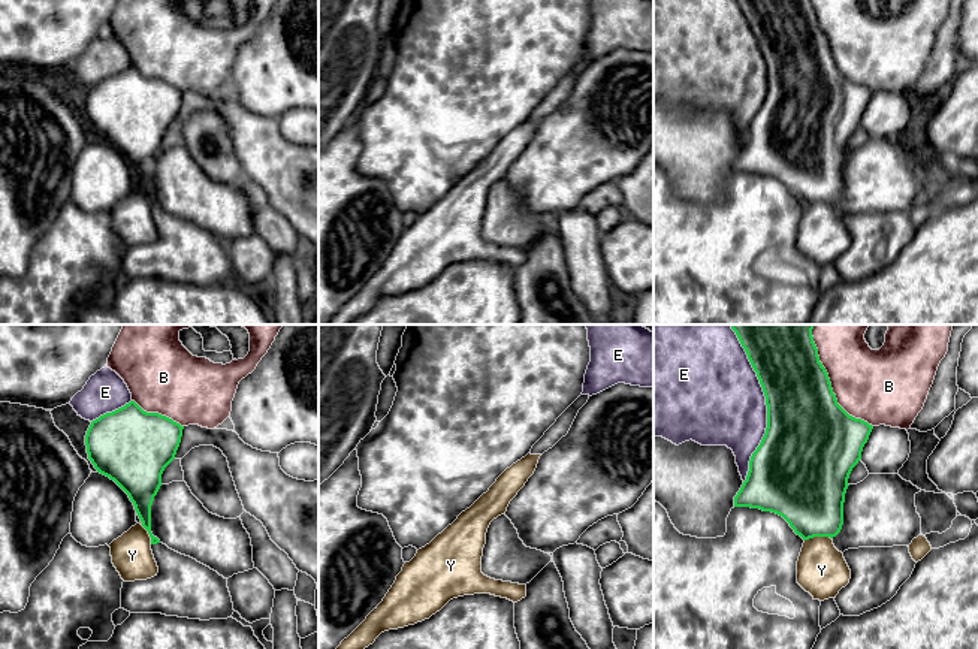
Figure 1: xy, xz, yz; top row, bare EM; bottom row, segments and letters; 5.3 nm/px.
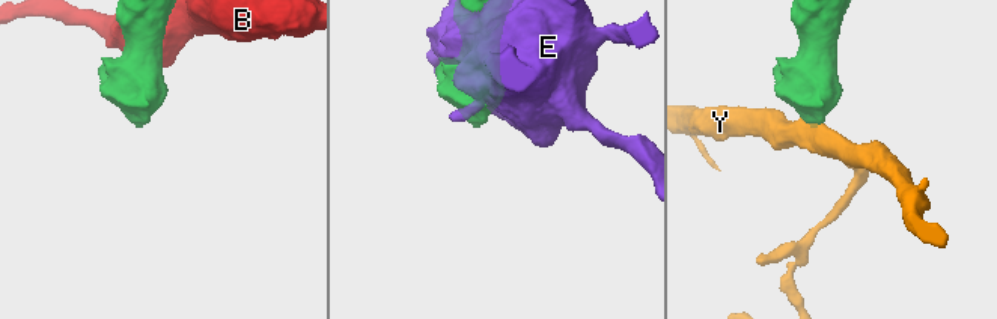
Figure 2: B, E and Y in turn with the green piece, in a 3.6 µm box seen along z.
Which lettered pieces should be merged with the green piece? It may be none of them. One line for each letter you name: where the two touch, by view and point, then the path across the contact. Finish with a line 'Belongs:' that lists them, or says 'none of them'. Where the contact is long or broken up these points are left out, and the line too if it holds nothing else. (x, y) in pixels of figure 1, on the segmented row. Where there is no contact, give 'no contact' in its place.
Belongs: none of them

